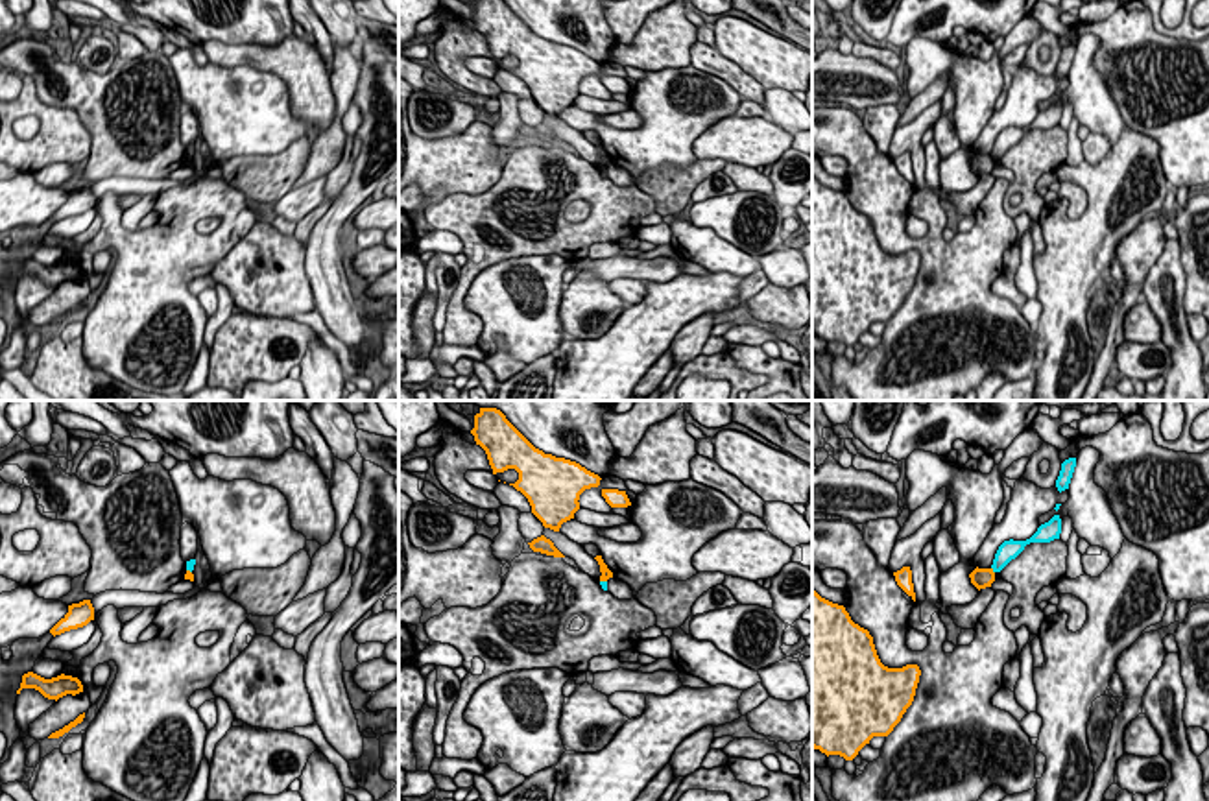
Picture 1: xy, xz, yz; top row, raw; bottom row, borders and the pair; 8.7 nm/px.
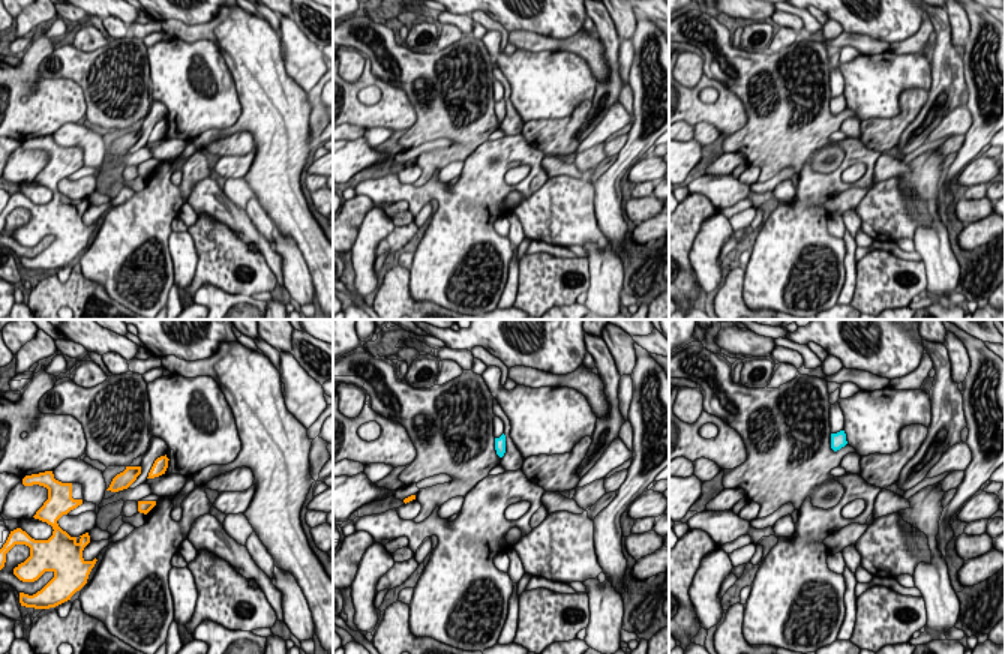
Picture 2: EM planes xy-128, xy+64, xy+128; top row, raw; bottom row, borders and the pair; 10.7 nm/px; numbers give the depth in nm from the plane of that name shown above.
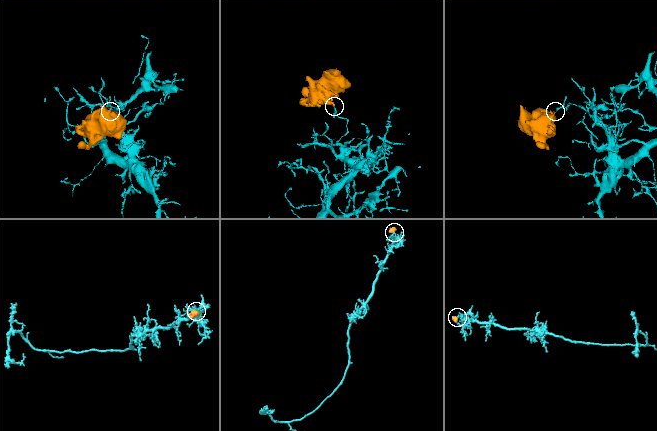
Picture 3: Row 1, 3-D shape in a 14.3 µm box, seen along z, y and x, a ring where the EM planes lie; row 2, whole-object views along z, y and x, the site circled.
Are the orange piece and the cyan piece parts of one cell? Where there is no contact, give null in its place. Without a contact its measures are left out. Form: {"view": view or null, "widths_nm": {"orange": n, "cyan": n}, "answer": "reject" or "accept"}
{"view": "yz", "widths_nm": {"orange": 180, "cyan": 170}, "answer": "reject"}

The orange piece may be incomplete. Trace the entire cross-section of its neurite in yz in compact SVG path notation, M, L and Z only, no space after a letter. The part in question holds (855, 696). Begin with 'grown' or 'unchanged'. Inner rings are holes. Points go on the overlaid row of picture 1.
unchanged; M812 589L812 747L853 760L912 705L921 670L888 668L844 605Z

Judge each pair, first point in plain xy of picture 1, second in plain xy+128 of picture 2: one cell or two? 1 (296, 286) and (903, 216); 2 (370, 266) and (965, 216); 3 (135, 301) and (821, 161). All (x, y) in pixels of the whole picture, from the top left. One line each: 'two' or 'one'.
1: one
2: one
3: two

